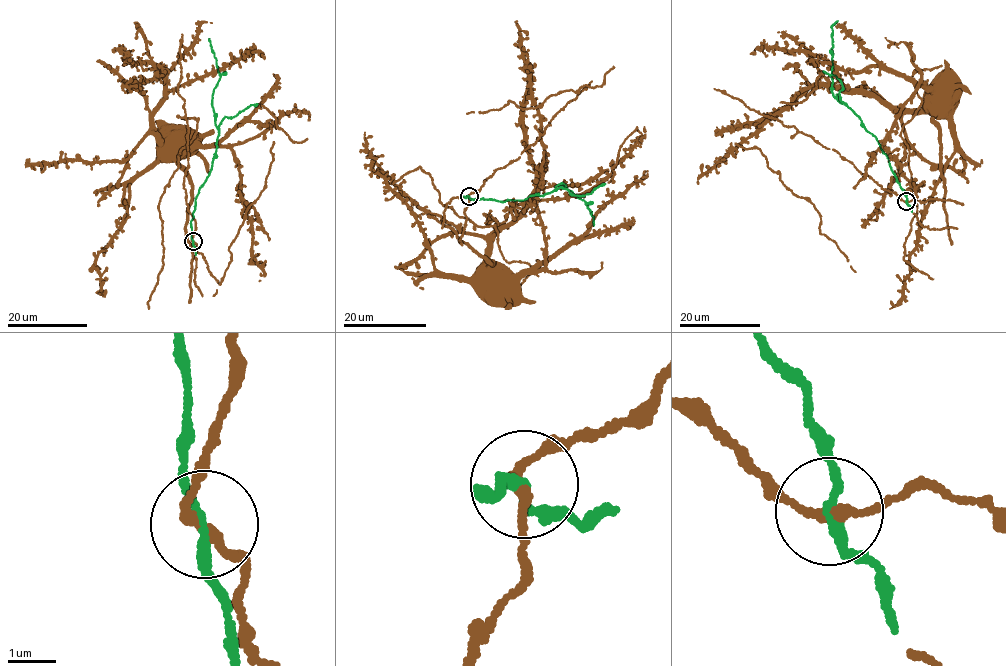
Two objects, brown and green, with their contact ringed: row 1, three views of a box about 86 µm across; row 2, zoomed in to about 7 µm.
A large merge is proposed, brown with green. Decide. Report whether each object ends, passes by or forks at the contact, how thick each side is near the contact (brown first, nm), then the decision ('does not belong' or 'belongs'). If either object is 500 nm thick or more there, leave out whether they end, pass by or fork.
brown passes by; green passes by; 200 nm thick on the brown side, 170 nm on the other; belongs

